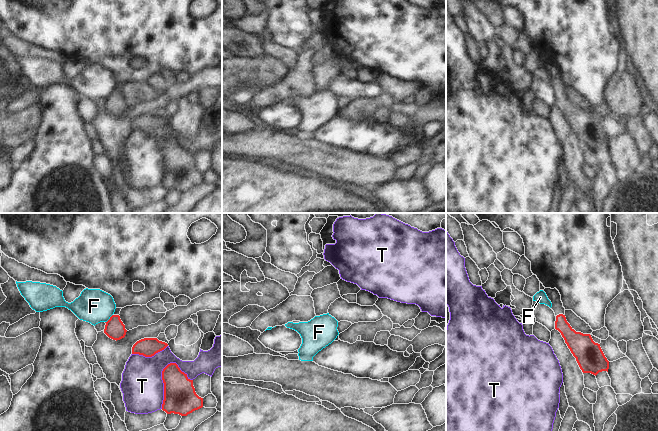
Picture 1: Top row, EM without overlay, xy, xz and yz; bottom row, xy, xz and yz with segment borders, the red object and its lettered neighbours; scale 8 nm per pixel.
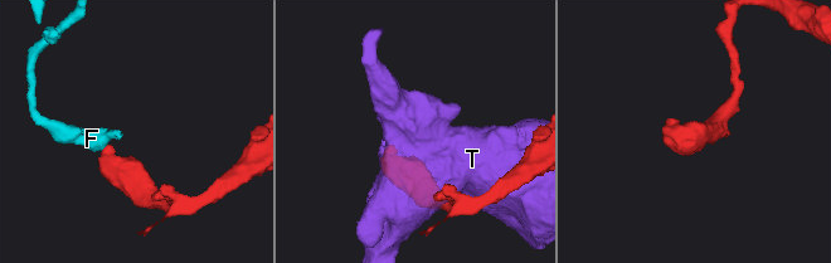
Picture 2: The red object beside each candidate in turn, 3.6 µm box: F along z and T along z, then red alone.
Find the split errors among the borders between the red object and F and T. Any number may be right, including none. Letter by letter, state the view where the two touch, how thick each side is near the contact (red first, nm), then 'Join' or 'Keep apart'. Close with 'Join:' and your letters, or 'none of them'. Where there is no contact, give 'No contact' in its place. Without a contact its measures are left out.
F: Touches red in xy. Thickness 160 nm (red) against 280 nm. Keep apart
T: Touches red in xy. Thickness 260 nm (red) against 340 nm. Keep apart
Join: none of them

